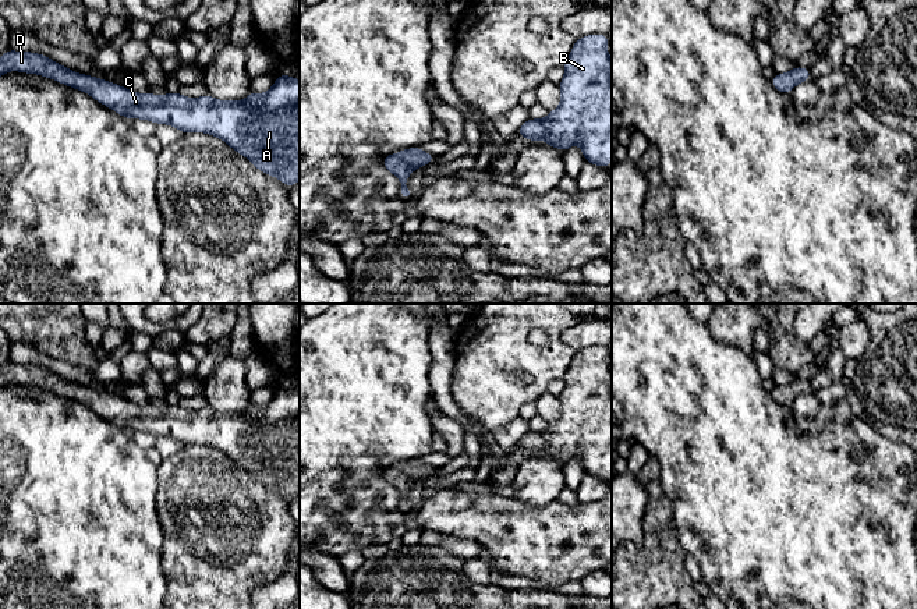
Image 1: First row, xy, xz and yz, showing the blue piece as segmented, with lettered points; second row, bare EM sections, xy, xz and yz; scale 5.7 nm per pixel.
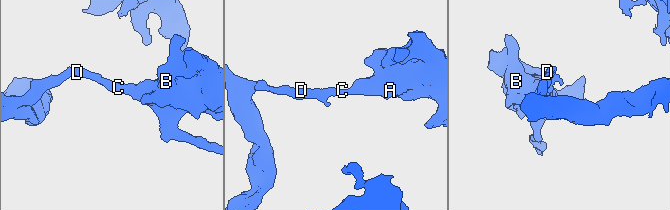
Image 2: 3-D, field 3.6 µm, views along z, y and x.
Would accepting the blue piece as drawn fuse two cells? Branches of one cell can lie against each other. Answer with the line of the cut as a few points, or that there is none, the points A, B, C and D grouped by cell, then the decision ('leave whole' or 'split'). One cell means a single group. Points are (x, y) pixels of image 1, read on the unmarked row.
no cut; A B C D; leave whole

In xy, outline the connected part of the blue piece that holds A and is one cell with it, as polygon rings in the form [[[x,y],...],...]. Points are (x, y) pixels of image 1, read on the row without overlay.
[[[8,361],[0,369],[0,389],[10,383],[36,386],[86,404],[130,433],[142,431],[171,438],[183,446],[210,446],[287,500],[300,493],[300,392],[286,385],[275,392],[266,406],[251,403],[244,413],[220,413],[209,406],[199,410],[178,404],[138,406],[75,385],[33,364]]]

